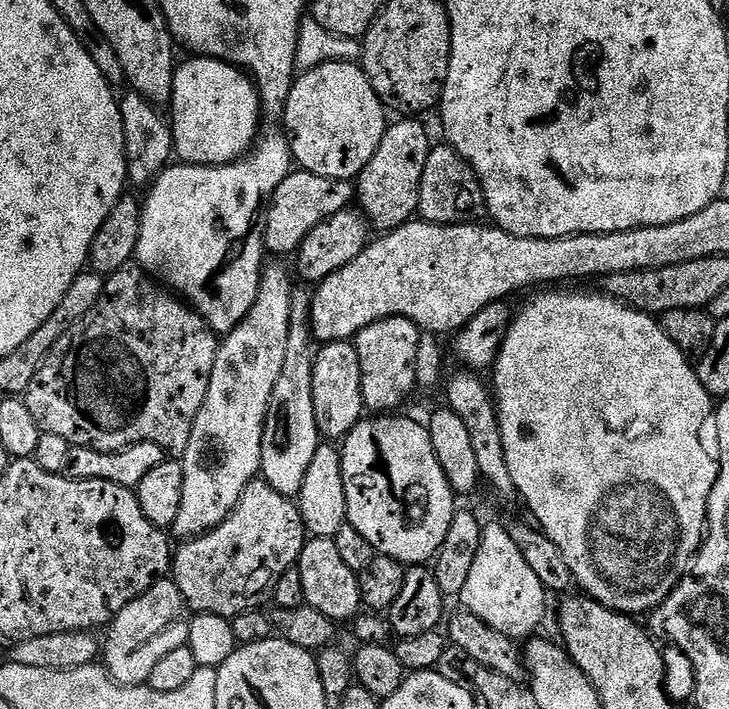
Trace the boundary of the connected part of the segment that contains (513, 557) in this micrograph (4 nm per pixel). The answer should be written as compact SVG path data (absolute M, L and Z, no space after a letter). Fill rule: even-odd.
M485 523L482 546L478 546L474 566L470 566L466 586L462 586L458 597L459 603L464 603L461 604L463 611L486 622L496 634L506 634L514 641L524 642L541 631L540 623L548 612L548 599L548 589L538 582L534 570L530 570L526 558L522 558L522 550L518 550L514 538L510 538L507 527L503 523Z

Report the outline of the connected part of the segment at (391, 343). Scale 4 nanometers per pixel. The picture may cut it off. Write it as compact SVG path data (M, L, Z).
M401 316L382 318L354 337L358 362L362 362L362 398L372 414L392 414L404 404L404 399L417 391L415 363L422 329L412 320Z

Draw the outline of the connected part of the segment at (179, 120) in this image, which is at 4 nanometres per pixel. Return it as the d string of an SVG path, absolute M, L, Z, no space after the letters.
M209 56L188 58L175 69L173 74L173 92L170 103L170 127L172 130L172 146L175 155L183 163L215 166L232 164L242 156L248 155L256 142L262 119L260 92L256 88L253 77L225 60L212 60Z

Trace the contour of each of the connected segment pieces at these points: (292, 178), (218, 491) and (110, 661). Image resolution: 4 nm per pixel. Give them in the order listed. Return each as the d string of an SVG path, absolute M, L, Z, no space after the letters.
M303 170L293 171L283 180L282 185L278 186L278 190L272 195L270 205L267 207L265 249L274 256L293 255L299 251L301 242L309 236L311 230L316 229L320 224L324 224L334 214L345 211L351 205L349 204L350 200L353 201L355 196L356 190L351 181L322 178L313 172Z
M272 258L263 265L258 298L250 314L233 332L227 333L219 341L216 349L214 370L210 374L210 386L206 390L206 402L202 402L202 410L198 410L194 418L190 442L182 453L182 506L170 529L173 537L181 536L181 541L187 542L198 536L205 536L207 532L226 522L226 518L238 506L246 486L250 486L261 475L264 427L267 424L268 408L271 406L271 394L285 361L286 342L289 341L290 333L294 282L290 278L291 269L288 270L283 262L283 259Z
M170 578L159 580L146 592L121 610L108 626L108 636L102 646L102 662L112 680L120 685L140 685L148 681L150 673L163 655L185 647L192 625L191 609L182 598L176 582Z

